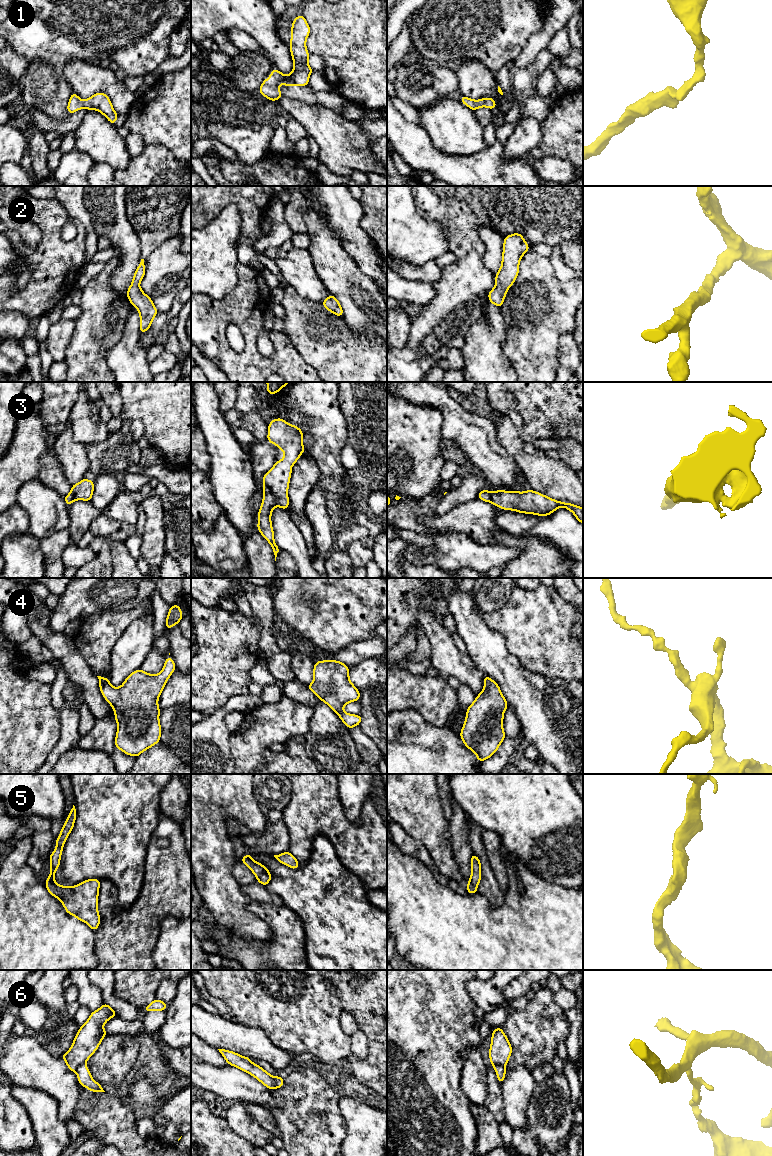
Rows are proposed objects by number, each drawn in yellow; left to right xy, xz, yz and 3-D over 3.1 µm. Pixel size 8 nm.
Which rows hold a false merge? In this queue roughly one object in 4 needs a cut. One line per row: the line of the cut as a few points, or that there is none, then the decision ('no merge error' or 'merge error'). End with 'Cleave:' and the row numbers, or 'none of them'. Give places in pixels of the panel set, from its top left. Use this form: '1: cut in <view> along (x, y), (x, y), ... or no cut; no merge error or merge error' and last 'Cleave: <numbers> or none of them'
1: no cut; no merge error
2: no cut; no merge error
3: no cut; no merge error
4: no cut; no merge error
5: no cut; no merge error
6: cut in xz along (275, 1077), (276, 1087); merge error
Cleave: 6

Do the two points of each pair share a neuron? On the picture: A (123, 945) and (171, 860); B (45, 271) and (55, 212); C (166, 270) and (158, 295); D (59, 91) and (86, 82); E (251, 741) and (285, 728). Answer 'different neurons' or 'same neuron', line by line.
A: same neuron
B: same neuron
C: same neuron
D: different neurons
E: same neuron

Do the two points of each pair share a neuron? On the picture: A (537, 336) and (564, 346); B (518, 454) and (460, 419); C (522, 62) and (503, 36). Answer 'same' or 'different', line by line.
A: different
B: different
C: different

